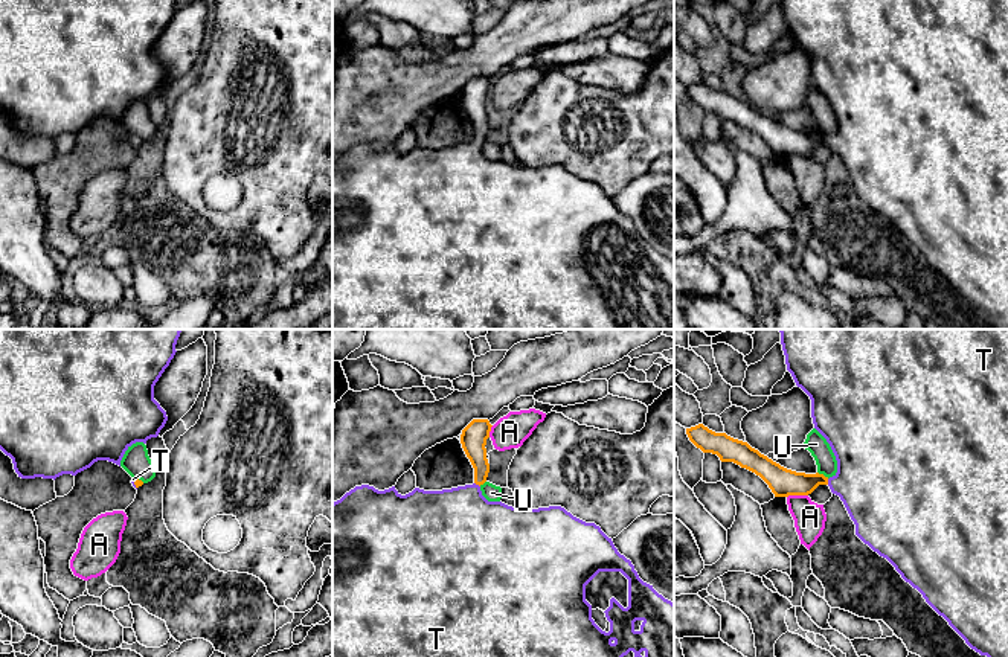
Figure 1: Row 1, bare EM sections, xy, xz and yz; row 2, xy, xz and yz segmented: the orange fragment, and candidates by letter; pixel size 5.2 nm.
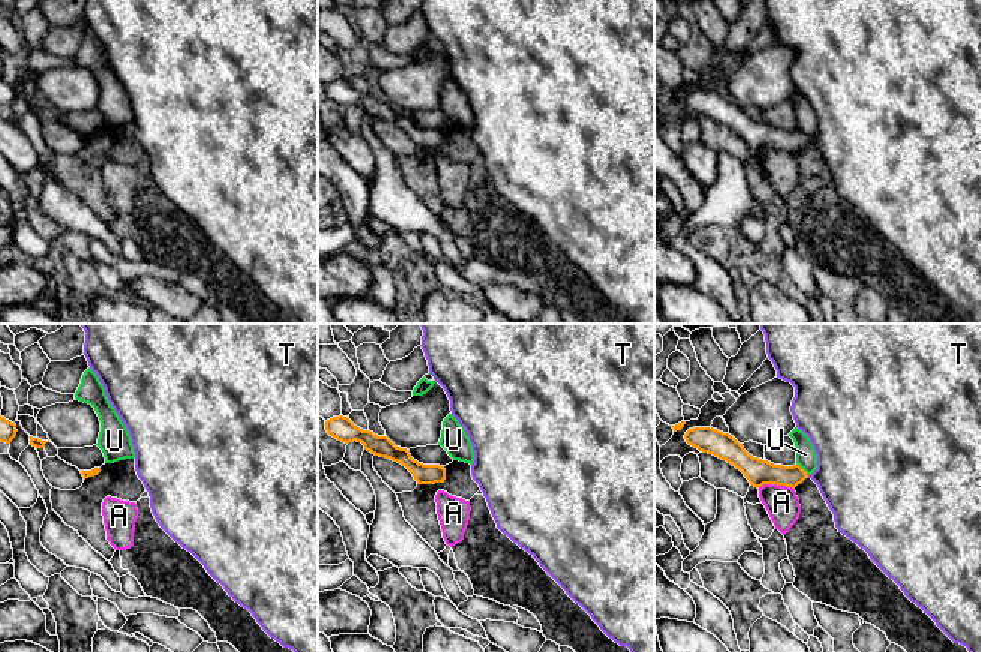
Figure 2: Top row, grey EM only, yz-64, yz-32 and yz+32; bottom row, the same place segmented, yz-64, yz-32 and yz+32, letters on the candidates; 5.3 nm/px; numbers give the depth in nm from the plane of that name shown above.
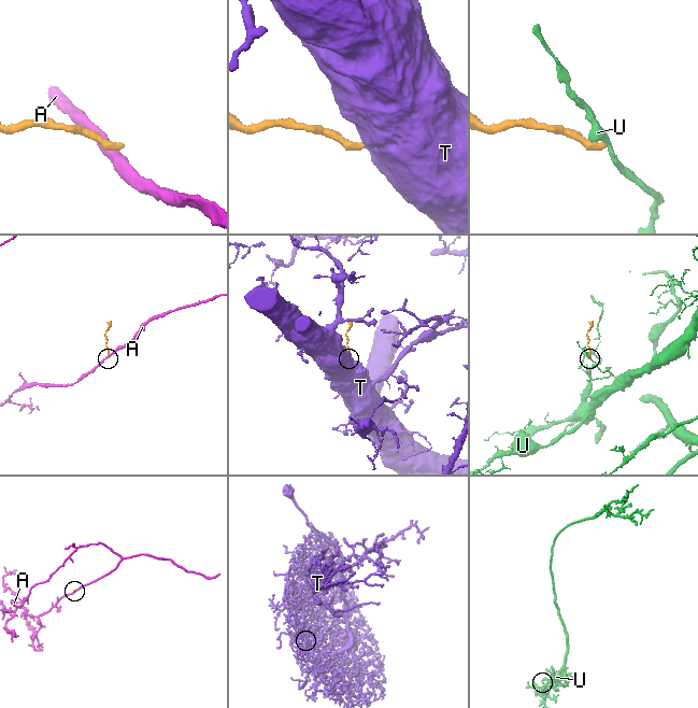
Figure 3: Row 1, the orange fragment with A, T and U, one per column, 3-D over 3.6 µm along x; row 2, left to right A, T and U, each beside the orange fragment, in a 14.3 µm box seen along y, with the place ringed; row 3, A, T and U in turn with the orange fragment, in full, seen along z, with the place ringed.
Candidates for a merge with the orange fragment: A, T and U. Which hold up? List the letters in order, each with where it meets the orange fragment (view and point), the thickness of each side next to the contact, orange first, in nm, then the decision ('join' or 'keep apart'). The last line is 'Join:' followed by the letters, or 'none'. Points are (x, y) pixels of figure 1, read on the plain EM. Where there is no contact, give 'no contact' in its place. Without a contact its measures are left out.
A: yz (796, 153) | 150/160 nm | keep apart
T: xz (478, 142) | 140/400 nm | join
U: yz (822, 133) | 150/110 nm | keep apart
Join: T

